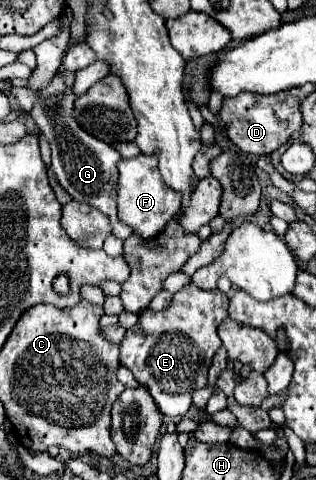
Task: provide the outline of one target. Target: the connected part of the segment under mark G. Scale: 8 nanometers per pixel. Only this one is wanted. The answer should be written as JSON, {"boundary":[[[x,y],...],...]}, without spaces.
{"boundary":[[[72,45],[64,57],[60,71],[54,75],[54,79],[46,87],[38,89],[38,97],[36,97],[36,103],[30,111],[30,117],[38,125],[40,135],[46,137],[46,141],[50,143],[52,169],[58,177],[58,183],[72,195],[72,199],[88,203],[88,205],[100,209],[102,213],[106,213],[112,221],[112,227],[114,227],[112,233],[118,239],[126,241],[132,235],[132,229],[126,229],[126,225],[122,225],[118,221],[118,217],[116,217],[116,193],[114,193],[116,181],[118,181],[116,165],[122,157],[112,145],[92,137],[76,123],[76,119],[72,115],[76,95],[74,95],[72,85],[70,87],[66,85],[66,73],[78,73],[80,69],[88,67],[94,61],[96,61],[96,53],[88,45]]]}

